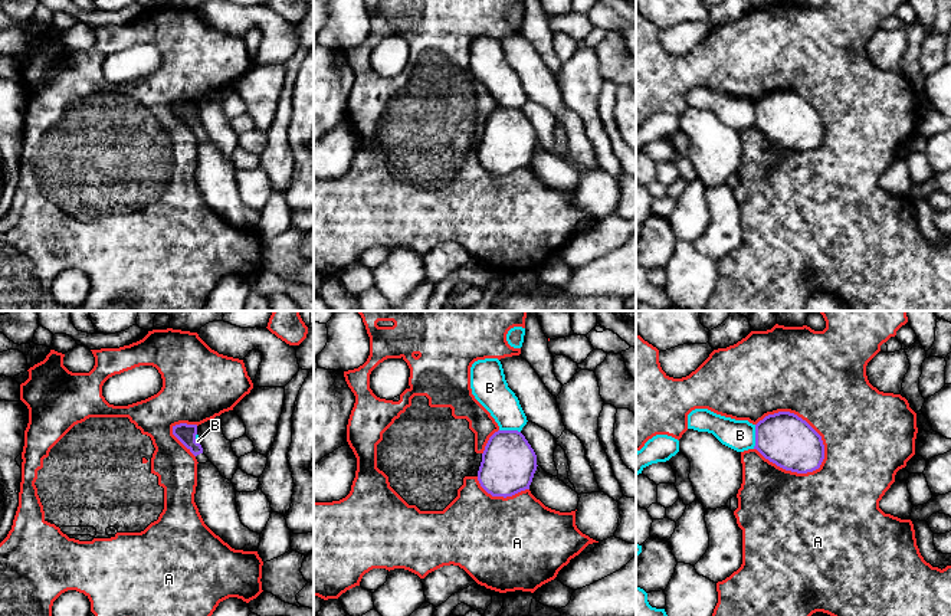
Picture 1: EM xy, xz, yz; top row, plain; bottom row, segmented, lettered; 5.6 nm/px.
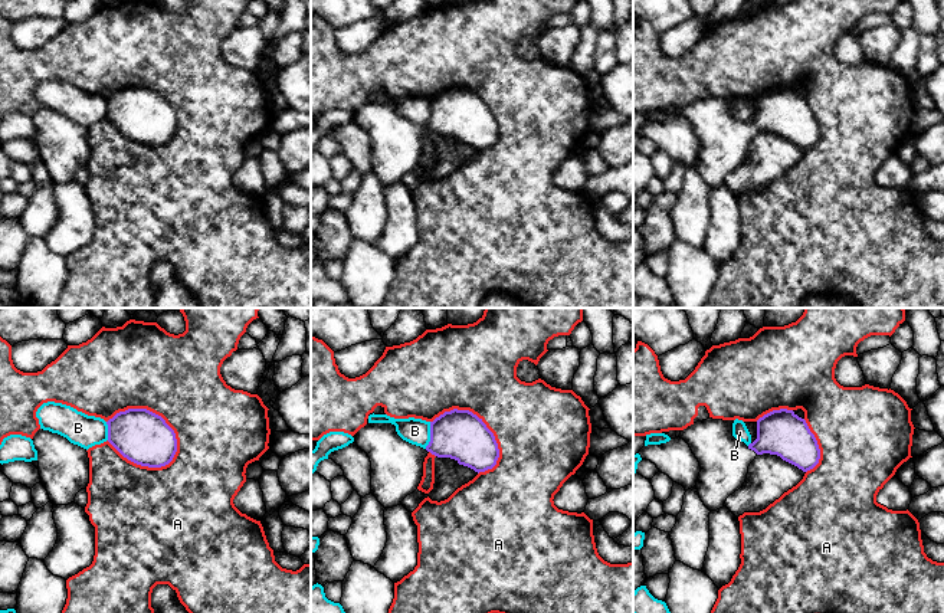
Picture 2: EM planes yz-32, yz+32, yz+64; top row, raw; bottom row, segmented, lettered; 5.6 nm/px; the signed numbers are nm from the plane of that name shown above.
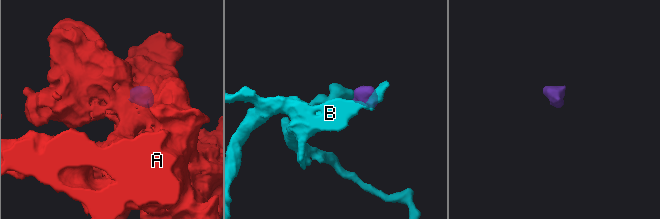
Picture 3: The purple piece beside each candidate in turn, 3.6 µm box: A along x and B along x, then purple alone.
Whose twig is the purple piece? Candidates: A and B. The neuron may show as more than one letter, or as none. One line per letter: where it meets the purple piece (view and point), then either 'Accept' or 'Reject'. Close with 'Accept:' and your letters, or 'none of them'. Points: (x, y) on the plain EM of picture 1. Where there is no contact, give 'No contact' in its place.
A: Touches purple at yz (802, 97). Reject
B: Touches purple at yz (756, 114). Reject
Accept: none of them

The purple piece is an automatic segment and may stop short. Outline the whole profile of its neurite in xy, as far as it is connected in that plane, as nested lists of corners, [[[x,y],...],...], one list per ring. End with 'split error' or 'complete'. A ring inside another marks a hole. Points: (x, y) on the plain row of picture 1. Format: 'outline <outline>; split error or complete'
outline [[[176,102],[173,104],[173,112],[196,134],[199,141],[209,140],[201,122],[196,119],[197,102]]]; split error

